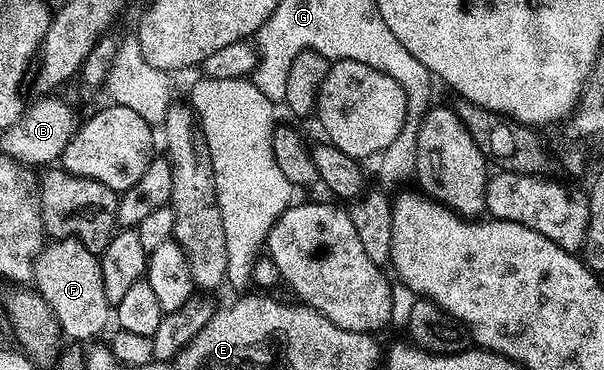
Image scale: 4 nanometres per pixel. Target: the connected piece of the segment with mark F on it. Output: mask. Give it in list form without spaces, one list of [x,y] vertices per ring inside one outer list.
[[[72,236],[53,239],[45,243],[32,263],[35,291],[48,303],[54,318],[58,318],[60,331],[72,340],[92,342],[107,324],[110,324],[110,305],[102,290],[100,257]]]

